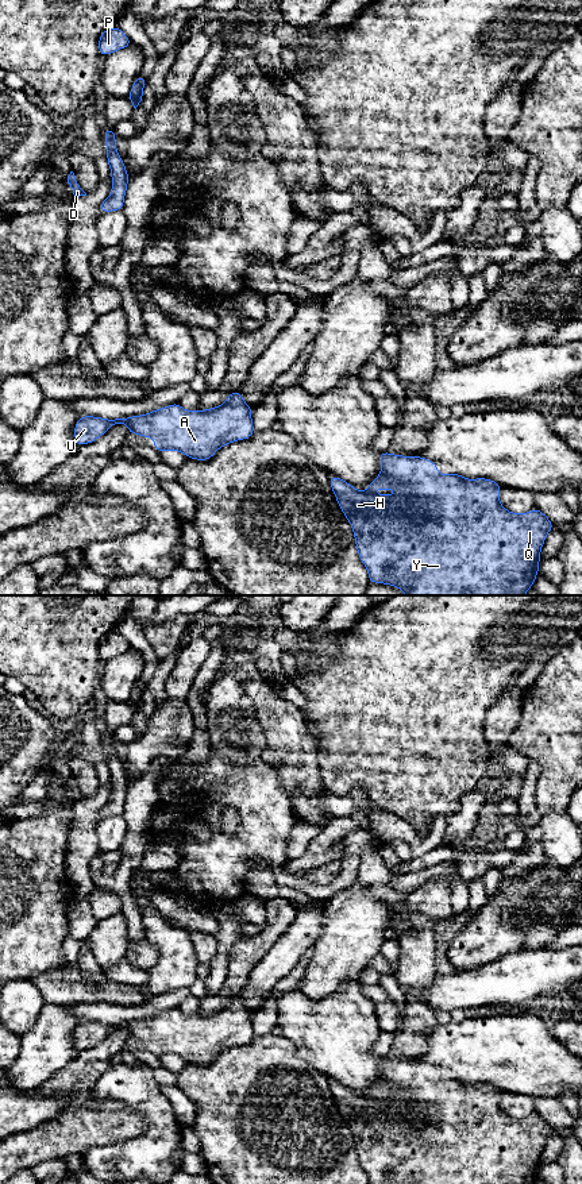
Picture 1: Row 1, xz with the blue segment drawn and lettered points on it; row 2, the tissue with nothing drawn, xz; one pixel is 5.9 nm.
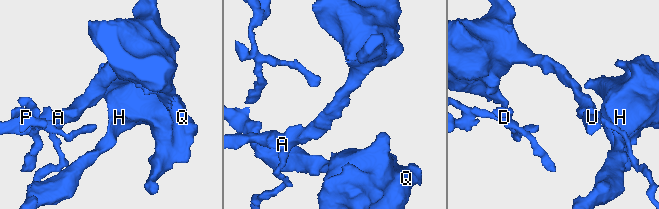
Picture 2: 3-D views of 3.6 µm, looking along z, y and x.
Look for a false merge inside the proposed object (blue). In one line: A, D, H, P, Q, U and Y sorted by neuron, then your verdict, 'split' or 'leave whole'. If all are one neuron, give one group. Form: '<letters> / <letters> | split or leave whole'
A H P Q U Y / D | split

